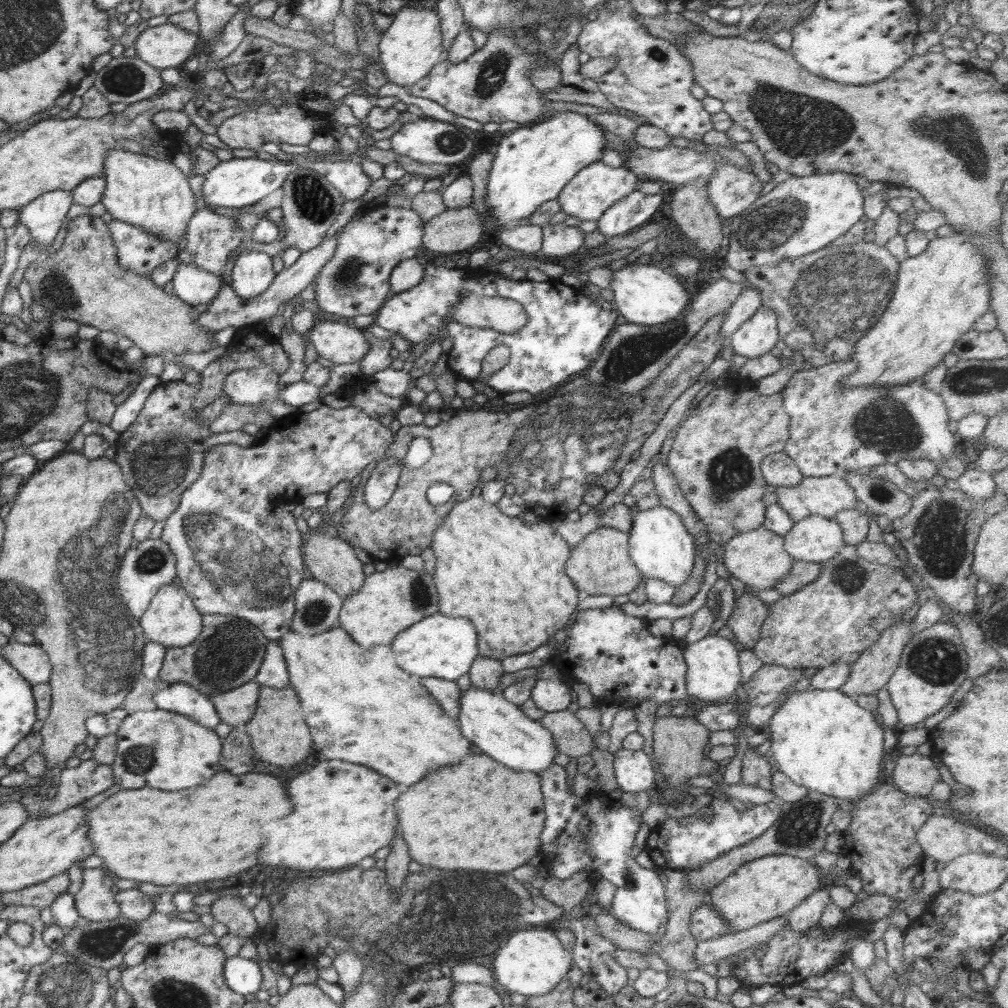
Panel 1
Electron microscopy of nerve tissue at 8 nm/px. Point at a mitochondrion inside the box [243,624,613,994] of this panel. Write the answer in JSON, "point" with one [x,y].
{"point":[458,916]}

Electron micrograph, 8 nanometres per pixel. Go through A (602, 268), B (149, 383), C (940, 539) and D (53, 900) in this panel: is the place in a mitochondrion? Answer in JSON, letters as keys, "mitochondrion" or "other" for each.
{"A":"other","B":"other","C":"mitochondrion","D":"other"}

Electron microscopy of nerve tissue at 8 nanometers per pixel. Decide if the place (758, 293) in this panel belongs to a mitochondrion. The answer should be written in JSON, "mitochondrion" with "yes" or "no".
{"mitochondrion":"no"}

